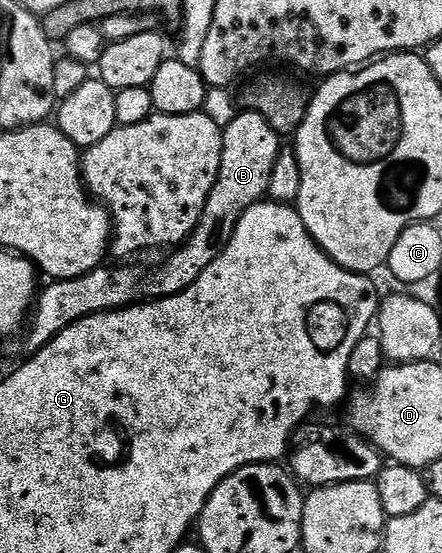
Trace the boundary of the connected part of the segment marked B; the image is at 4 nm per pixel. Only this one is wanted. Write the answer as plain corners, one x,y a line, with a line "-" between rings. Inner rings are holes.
239,111
235,121
222,130
222,157
218,181
190,239
185,244
175,247
167,255
171,256
155,272
150,272
147,276
138,268
126,268
130,266
99,266
80,278
47,283
47,288
45,285
39,291
28,320
29,351
39,352
45,344
52,342
52,338
56,338
56,334
94,312
113,312
115,308
124,308
135,302
175,296
188,290
188,286
192,286
192,282
196,282
196,278
200,278
200,274
204,274
204,270
208,270
208,266
212,266
212,262
220,258
242,215
269,193
272,166
276,166
276,158
280,151
278,136
274,132
277,132
275,125
259,112

